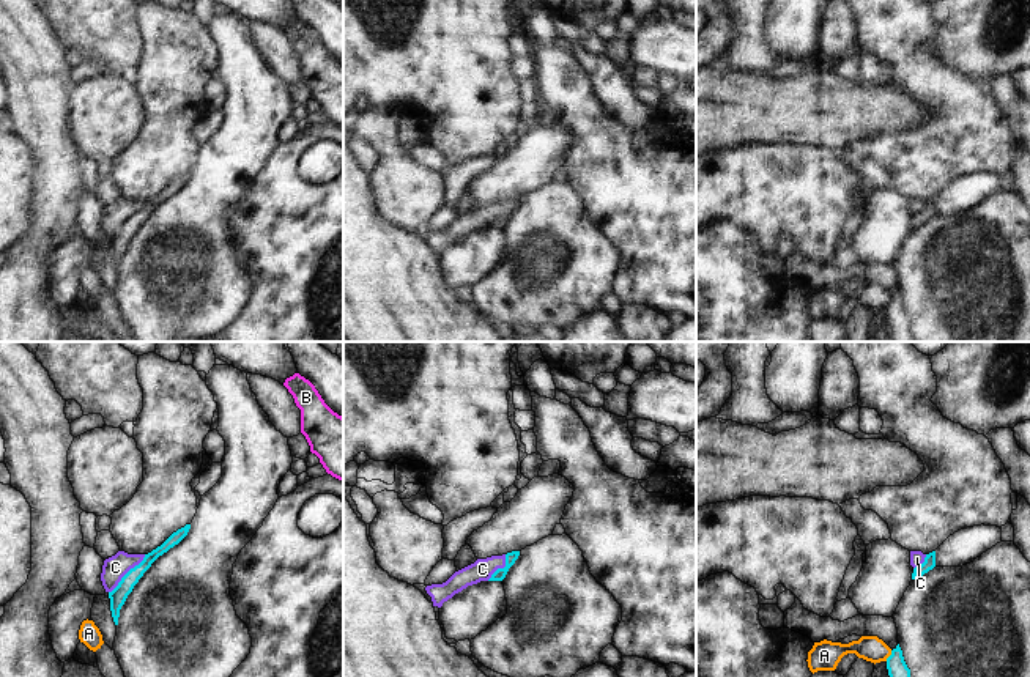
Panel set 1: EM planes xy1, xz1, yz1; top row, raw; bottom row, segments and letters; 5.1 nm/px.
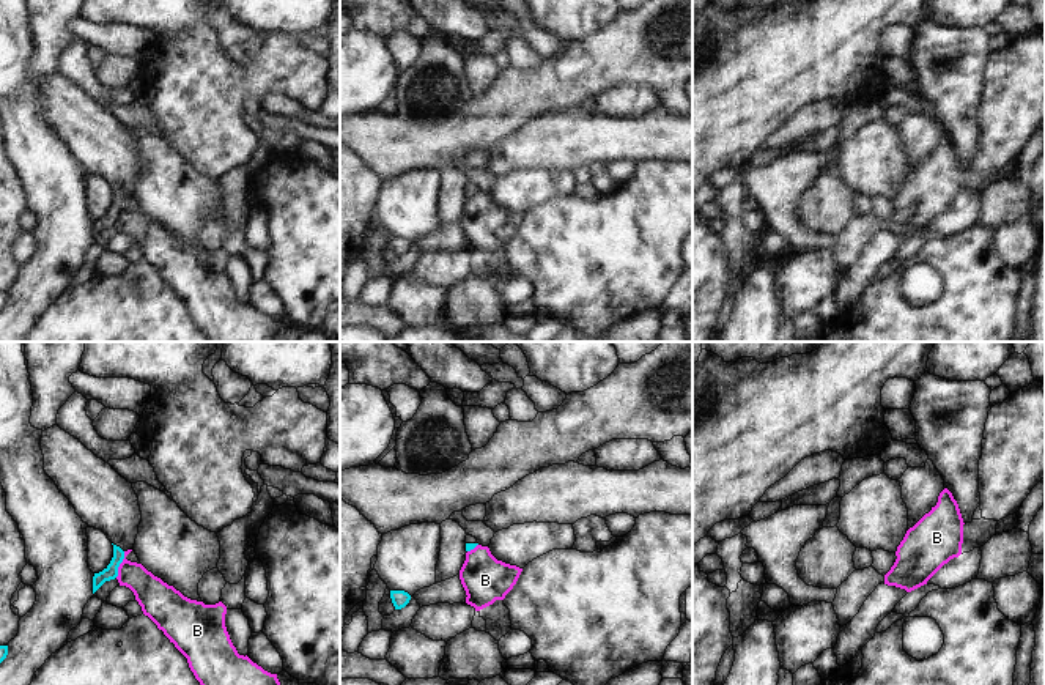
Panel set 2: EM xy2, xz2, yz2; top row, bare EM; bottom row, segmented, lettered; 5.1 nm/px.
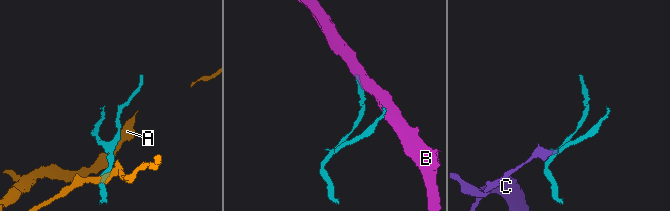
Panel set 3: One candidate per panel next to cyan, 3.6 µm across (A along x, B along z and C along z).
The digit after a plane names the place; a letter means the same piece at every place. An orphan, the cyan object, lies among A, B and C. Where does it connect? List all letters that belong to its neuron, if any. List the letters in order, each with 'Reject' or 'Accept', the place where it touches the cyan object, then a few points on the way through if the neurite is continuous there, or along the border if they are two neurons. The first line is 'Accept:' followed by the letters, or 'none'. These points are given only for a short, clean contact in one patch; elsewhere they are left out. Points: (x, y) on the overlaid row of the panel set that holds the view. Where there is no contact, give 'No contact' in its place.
Accept: none
A: Reject. Touches cyan at yz1 (890, 655). Boundary: yz1 (892, 651), (885, 660)
B: Reject. Touches cyan at xy2 (120, 562). Boundary: xy2 (125, 551), (115, 577)
C: Reject. Touches cyan at xy1 (126, 573). Boundary: xy1 (145, 554), (109, 592)

